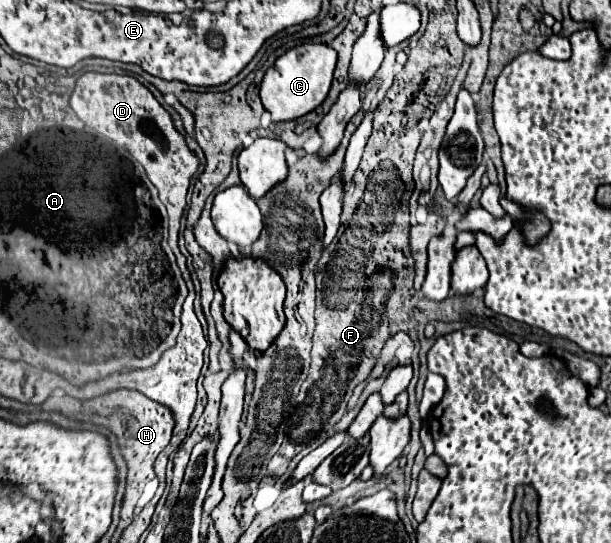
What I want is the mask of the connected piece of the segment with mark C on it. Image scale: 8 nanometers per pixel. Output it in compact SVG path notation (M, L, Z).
M302 44L282 54L274 66L270 66L260 84L260 98L264 108L272 114L272 122L296 120L324 102L330 90L332 74L338 54L328 44Z

